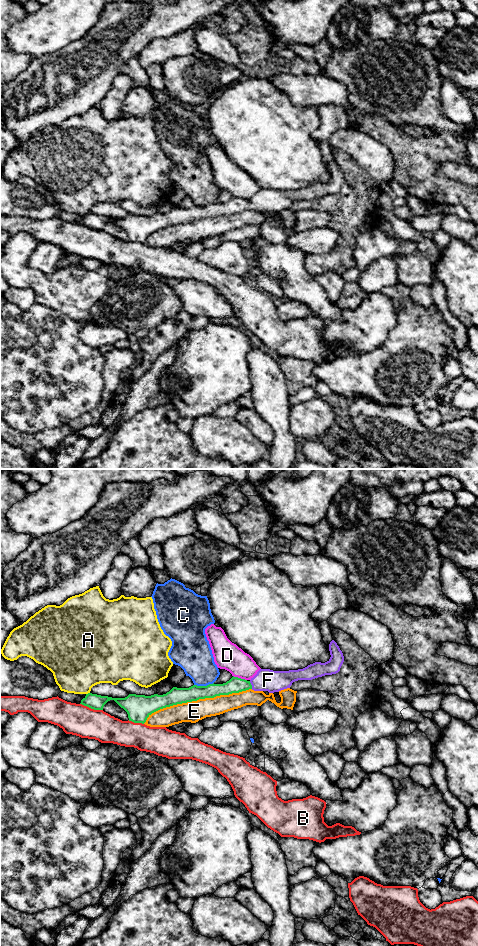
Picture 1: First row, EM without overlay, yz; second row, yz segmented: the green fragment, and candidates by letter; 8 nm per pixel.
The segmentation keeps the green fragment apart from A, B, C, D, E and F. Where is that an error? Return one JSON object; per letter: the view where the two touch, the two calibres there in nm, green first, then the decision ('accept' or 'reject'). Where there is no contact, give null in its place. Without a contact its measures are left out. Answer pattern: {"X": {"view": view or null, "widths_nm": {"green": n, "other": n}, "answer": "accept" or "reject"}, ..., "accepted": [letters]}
{"A": {"view": "yz", "widths_nm": {"green": 120, "other": 420}, "answer": "reject"}, "B": {"view": "yz", "widths_nm": {"green": 120, "other": 260}, "answer": "reject"}, "C": {"view": "yz", "widths_nm": {"green": 130, "other": 280}, "answer": "reject"}, "D": {"view": "yz", "widths_nm": {"green": 130, "other": 220}, "answer": "reject"}, "E": {"view": "yz", "widths_nm": {"green": 130, "other": 160}, "answer": "reject"}, "F": {"view": "yz", "widths_nm": {"green": 130, "other": 180}, "answer": "accept"}, "accepted": ["F"]}

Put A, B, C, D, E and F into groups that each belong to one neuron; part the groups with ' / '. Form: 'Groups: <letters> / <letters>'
Groups: A / B / C / D / E / F

